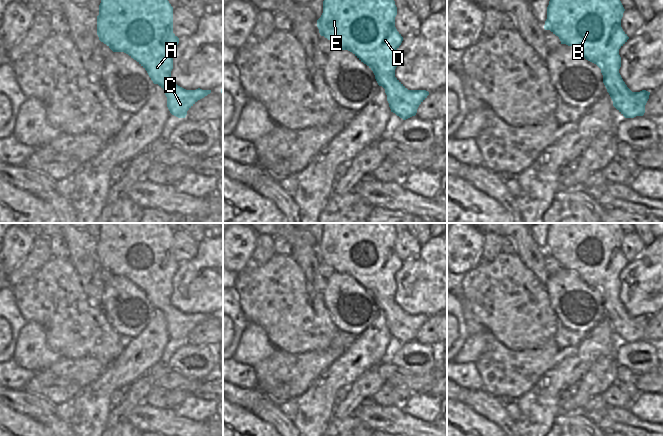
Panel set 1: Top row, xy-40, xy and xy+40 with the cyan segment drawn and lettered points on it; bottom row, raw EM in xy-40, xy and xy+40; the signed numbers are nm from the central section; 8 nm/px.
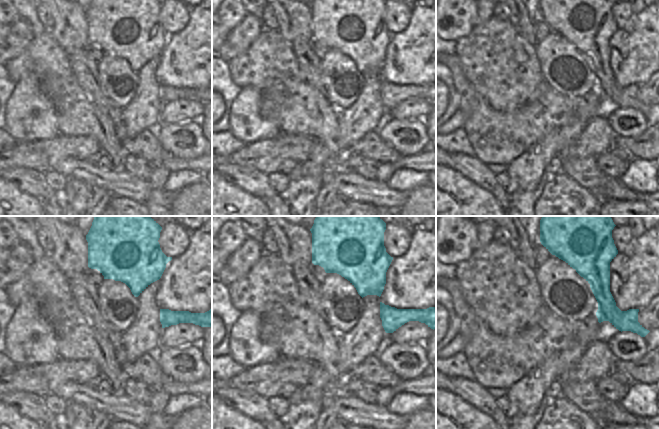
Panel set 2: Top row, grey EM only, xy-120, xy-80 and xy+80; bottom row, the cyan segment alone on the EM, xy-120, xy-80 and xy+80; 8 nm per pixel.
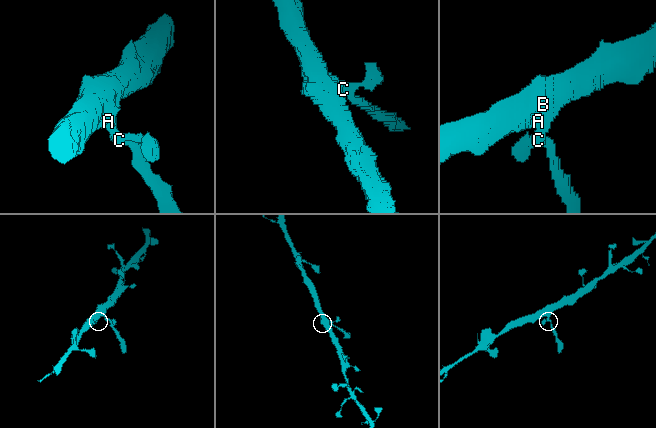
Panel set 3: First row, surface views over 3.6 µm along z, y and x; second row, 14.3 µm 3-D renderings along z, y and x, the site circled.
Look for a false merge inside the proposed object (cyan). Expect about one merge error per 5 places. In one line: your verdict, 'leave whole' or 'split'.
leave whole

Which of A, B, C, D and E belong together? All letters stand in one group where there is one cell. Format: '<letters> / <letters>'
A B C D E

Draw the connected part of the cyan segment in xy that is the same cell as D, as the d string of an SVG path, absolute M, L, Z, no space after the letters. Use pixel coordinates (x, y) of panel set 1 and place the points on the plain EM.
M324 223L323 237L317 244L321 260L330 264L335 272L352 276L361 286L366 288L374 297L379 310L385 313L391 336L406 344L415 340L419 329L427 322L426 314L408 314L396 301L397 283L395 275L403 265L403 261L395 251L397 231L393 223Z

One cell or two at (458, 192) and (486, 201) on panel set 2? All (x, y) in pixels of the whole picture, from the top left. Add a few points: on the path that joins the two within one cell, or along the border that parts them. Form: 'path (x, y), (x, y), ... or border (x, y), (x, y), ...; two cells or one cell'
path (465, 199), (467, 201), (479, 201); one cell

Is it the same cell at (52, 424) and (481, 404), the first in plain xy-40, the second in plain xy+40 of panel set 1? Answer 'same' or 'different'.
same

